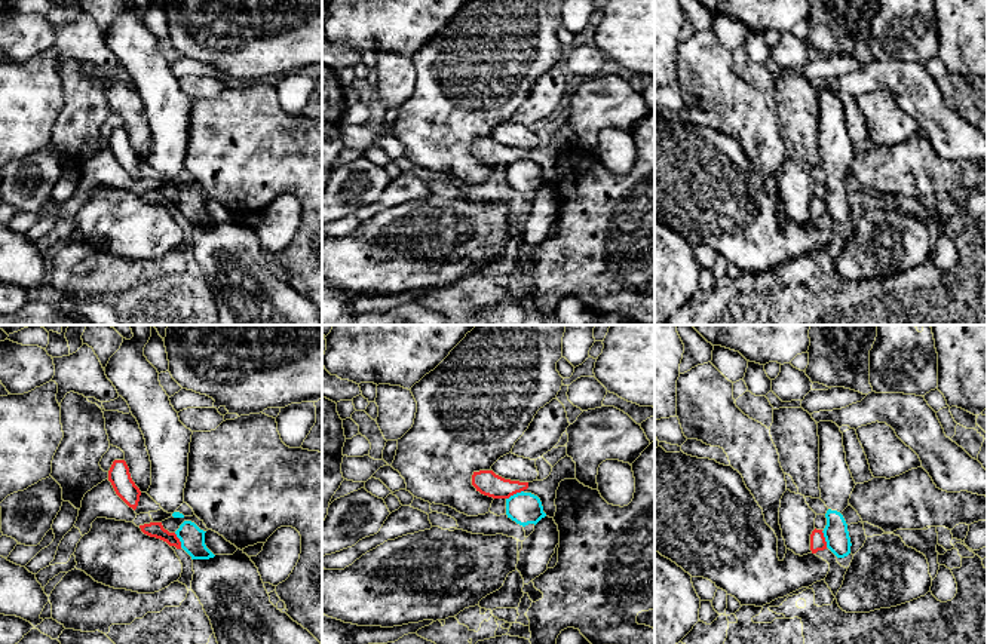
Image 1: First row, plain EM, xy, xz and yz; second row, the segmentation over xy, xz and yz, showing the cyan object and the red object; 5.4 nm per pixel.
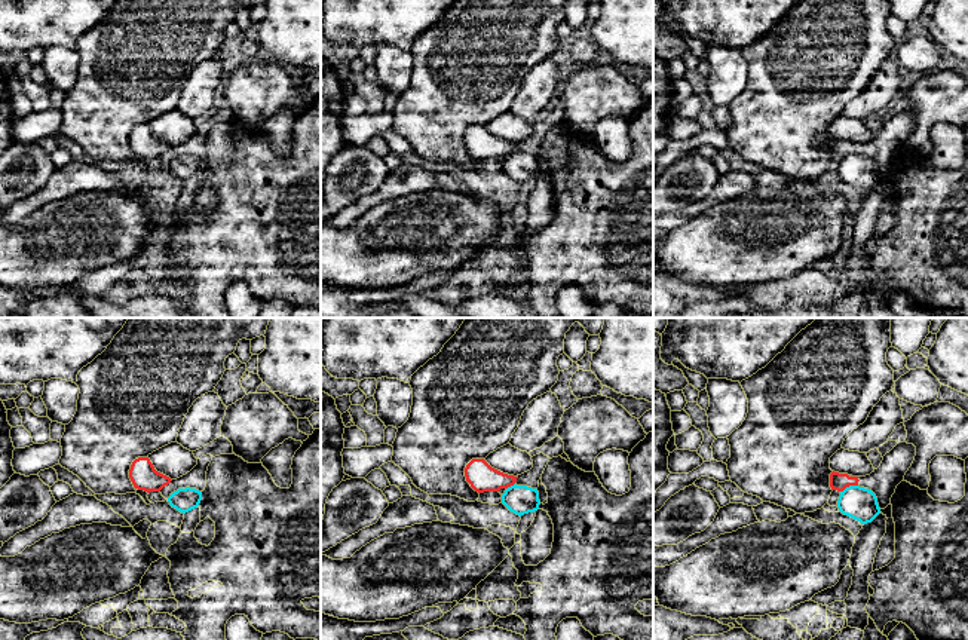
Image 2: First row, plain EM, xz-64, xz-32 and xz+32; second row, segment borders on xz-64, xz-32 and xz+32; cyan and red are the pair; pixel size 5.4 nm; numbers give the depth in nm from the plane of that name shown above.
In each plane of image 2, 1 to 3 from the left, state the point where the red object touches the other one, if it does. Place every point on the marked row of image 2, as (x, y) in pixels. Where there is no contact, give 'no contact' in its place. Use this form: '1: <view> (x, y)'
1: no contact
2: xz-32 (511, 486)
3: xz+32 (849, 486)

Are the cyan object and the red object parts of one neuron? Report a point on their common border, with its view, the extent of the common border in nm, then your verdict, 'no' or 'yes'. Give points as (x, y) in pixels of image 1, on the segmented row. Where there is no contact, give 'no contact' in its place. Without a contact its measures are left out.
xz (514, 494) | 110 nm | no

